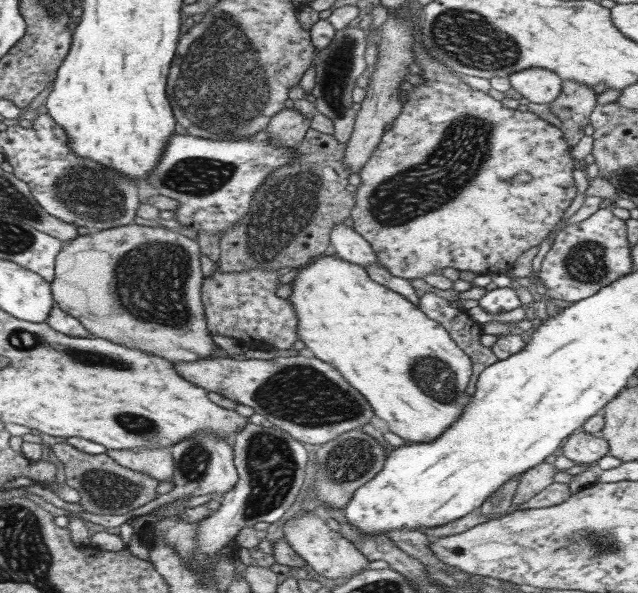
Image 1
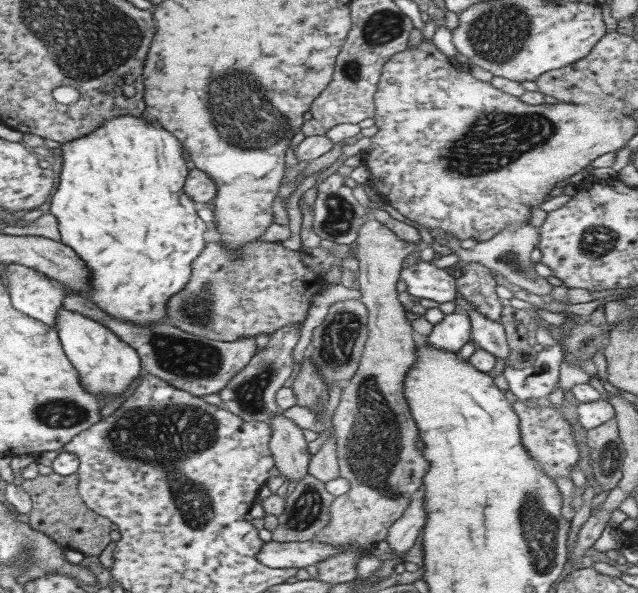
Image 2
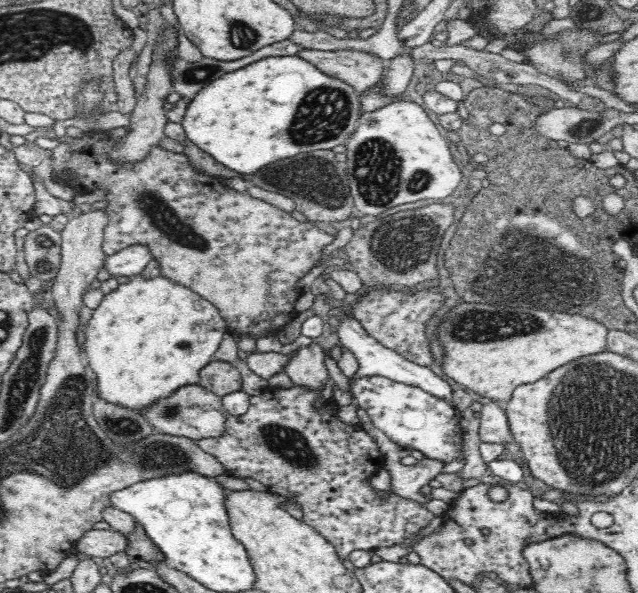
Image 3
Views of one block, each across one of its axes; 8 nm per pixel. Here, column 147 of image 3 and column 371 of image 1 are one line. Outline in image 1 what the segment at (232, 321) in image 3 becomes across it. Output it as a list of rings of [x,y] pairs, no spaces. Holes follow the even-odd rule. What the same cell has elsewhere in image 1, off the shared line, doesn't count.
[[[419,33],[414,54],[422,64],[420,76],[424,81],[418,86],[407,86],[410,94],[400,115],[390,123],[370,160],[358,172],[361,183],[353,194],[353,228],[376,250],[378,264],[398,278],[424,278],[448,266],[479,275],[506,273],[522,253],[549,236],[577,195],[570,145],[562,129],[535,113],[505,108],[500,100],[471,88],[460,79],[460,74],[430,57]],[[523,170],[532,175],[530,182],[514,178]]]

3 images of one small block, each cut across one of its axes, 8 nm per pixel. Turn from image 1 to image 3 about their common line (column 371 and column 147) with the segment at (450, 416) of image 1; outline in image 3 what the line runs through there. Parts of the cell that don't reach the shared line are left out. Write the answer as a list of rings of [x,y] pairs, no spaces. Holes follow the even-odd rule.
[[[137,274],[131,277],[128,283],[119,284],[115,290],[106,294],[102,303],[93,311],[92,319],[85,328],[84,361],[90,369],[90,373],[95,376],[95,394],[100,395],[102,399],[110,403],[134,409],[134,411],[138,411],[141,414],[141,410],[149,407],[155,400],[162,397],[169,397],[174,391],[177,391],[183,386],[199,383],[199,374],[202,368],[205,368],[206,364],[214,361],[213,356],[221,346],[223,337],[227,332],[228,324],[226,320],[222,319],[218,308],[215,308],[211,302],[203,300],[196,292],[182,286],[180,283],[162,277],[162,275],[150,278]]]

